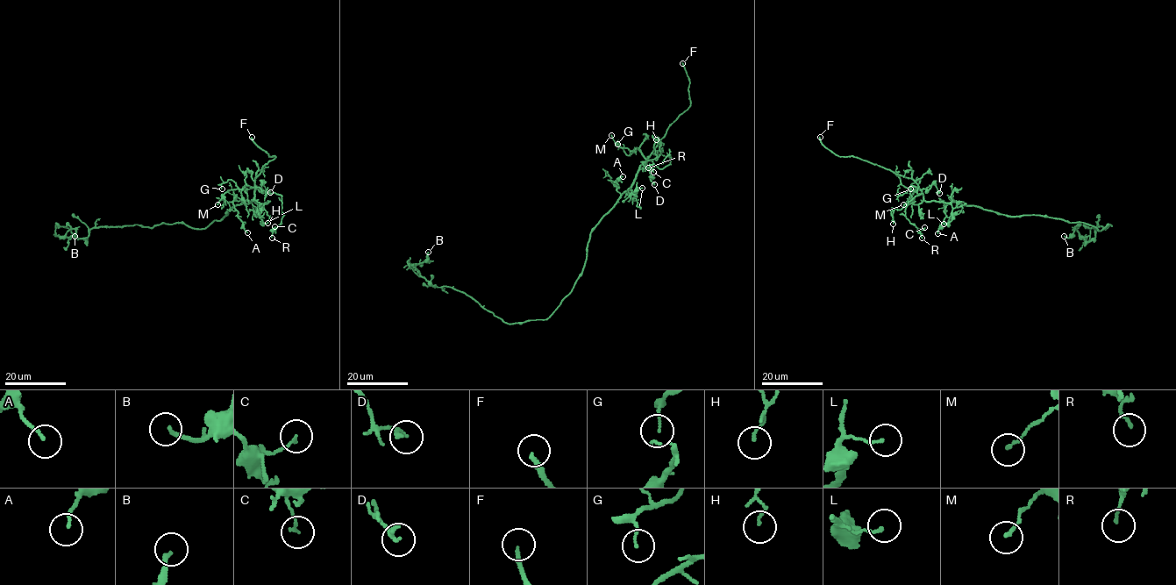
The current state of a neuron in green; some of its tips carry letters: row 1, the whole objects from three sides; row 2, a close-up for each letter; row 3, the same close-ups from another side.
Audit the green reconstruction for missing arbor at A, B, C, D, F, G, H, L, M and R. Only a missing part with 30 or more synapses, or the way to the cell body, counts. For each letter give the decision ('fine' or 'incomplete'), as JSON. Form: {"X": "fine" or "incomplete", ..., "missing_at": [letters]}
{"A": "fine", "B": "fine", "C": "fine", "D": "fine", "F": "incomplete", "G": "fine", "H": "fine", "L": "fine", "M": "fine", "R": "fine", "missing_at": ["F"]}

